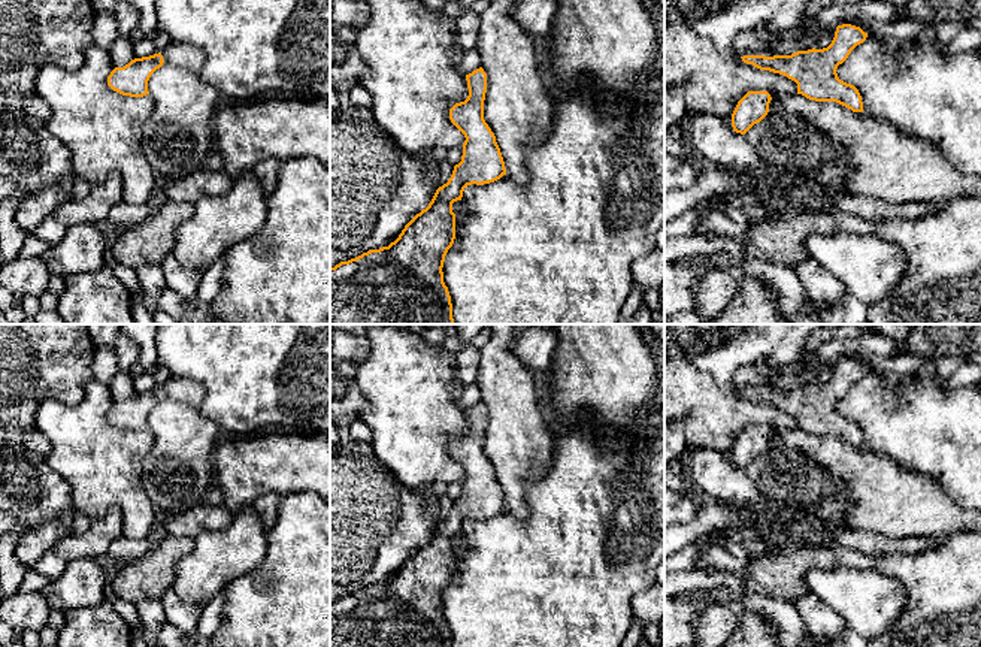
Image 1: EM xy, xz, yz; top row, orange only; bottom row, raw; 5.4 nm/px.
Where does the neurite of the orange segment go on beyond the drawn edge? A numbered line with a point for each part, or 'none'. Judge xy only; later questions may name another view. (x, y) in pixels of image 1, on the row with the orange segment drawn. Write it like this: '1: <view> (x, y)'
1: xy (188, 57)

